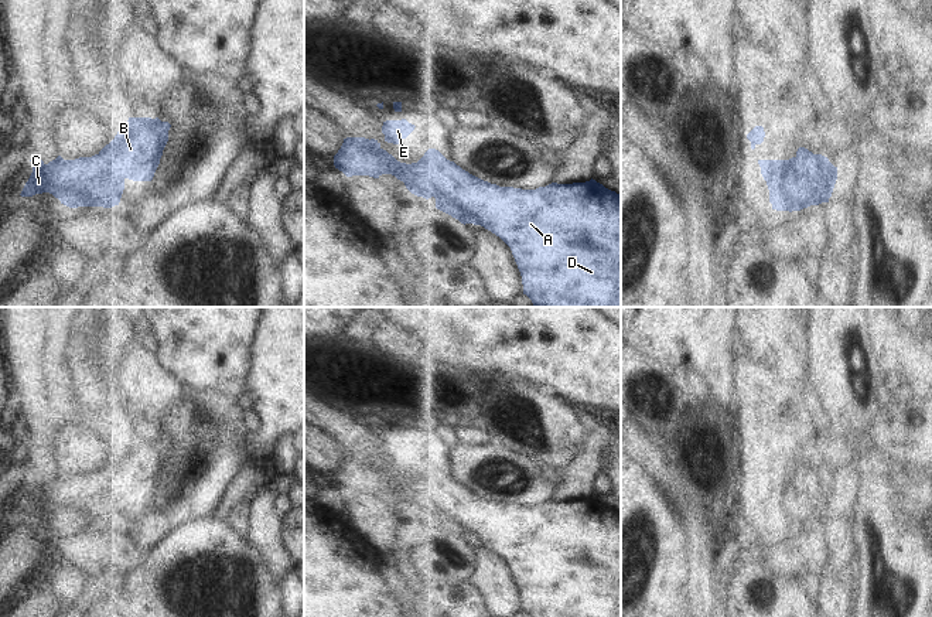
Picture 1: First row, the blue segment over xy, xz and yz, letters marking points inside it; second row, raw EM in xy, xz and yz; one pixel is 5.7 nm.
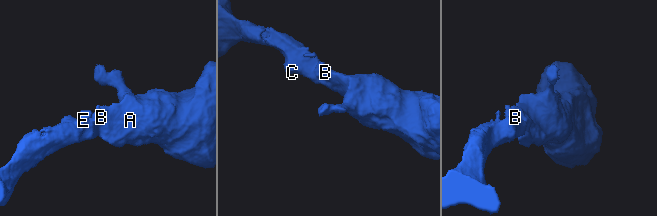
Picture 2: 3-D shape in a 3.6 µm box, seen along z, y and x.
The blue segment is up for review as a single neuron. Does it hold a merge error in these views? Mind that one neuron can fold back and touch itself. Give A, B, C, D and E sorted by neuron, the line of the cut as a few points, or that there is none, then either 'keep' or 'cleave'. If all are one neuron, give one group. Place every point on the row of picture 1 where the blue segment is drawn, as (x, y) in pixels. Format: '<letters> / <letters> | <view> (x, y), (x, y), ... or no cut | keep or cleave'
A B C D E | no cut | keep

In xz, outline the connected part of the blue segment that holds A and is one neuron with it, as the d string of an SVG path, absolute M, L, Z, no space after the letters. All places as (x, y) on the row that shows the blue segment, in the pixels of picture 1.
M365 137L344 139L334 166L346 177L379 178L392 174L412 194L426 200L434 197L436 208L461 224L481 225L499 236L511 248L522 276L523 294L535 307L621 307L621 195L593 178L573 184L552 183L536 190L499 187L470 174L436 149L429 149L417 163L406 164L383 150L378 140Z

